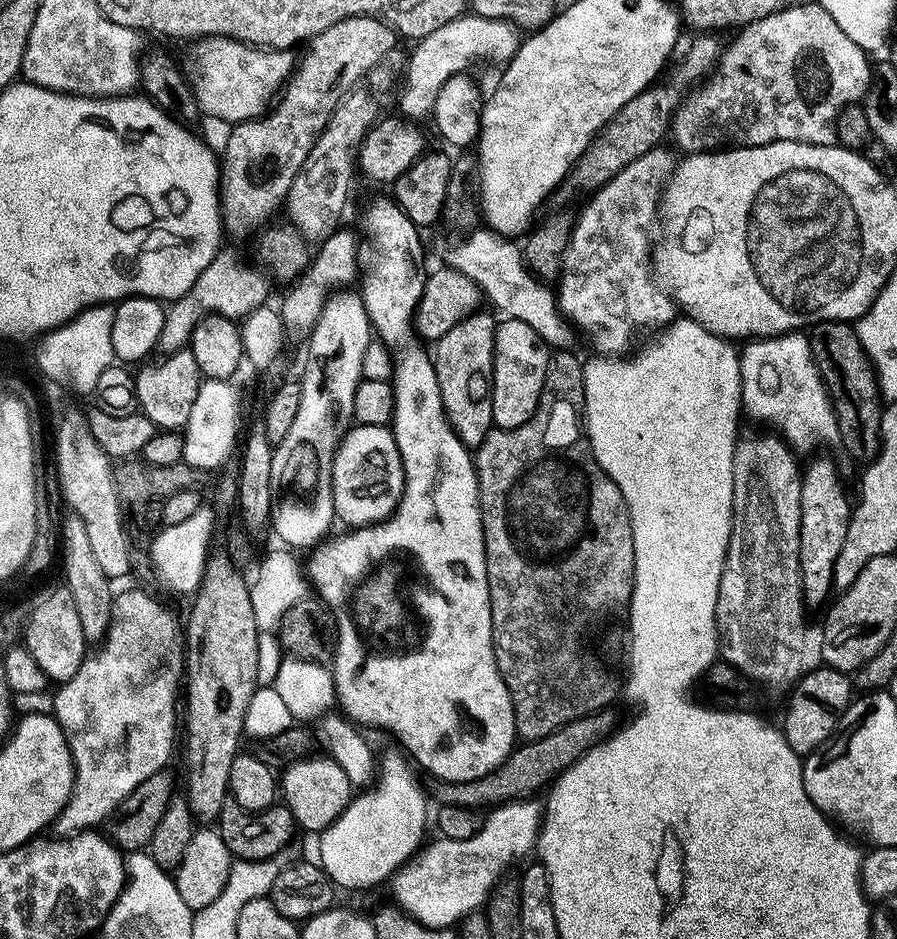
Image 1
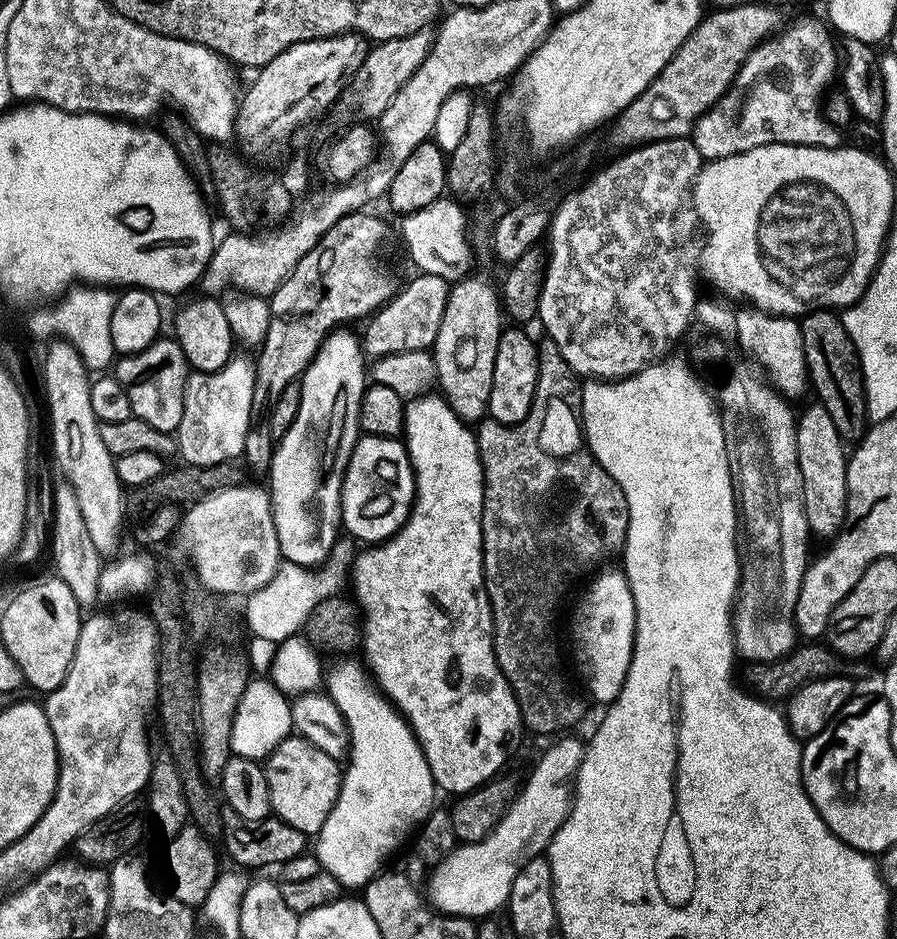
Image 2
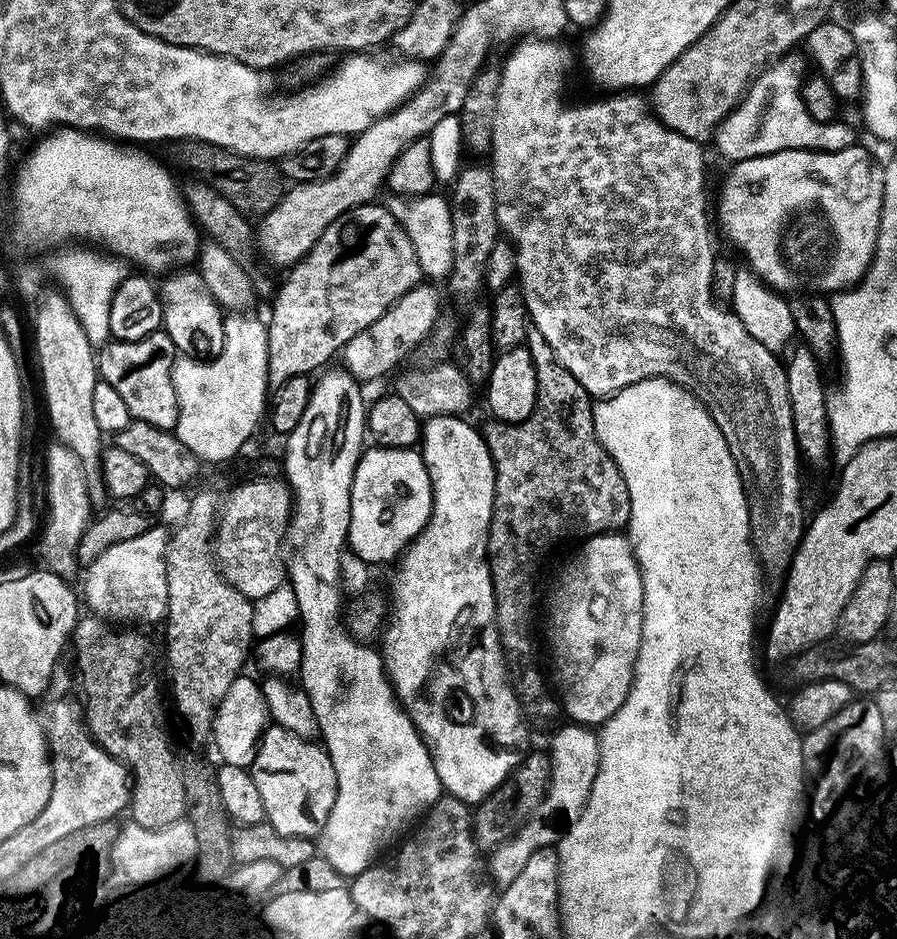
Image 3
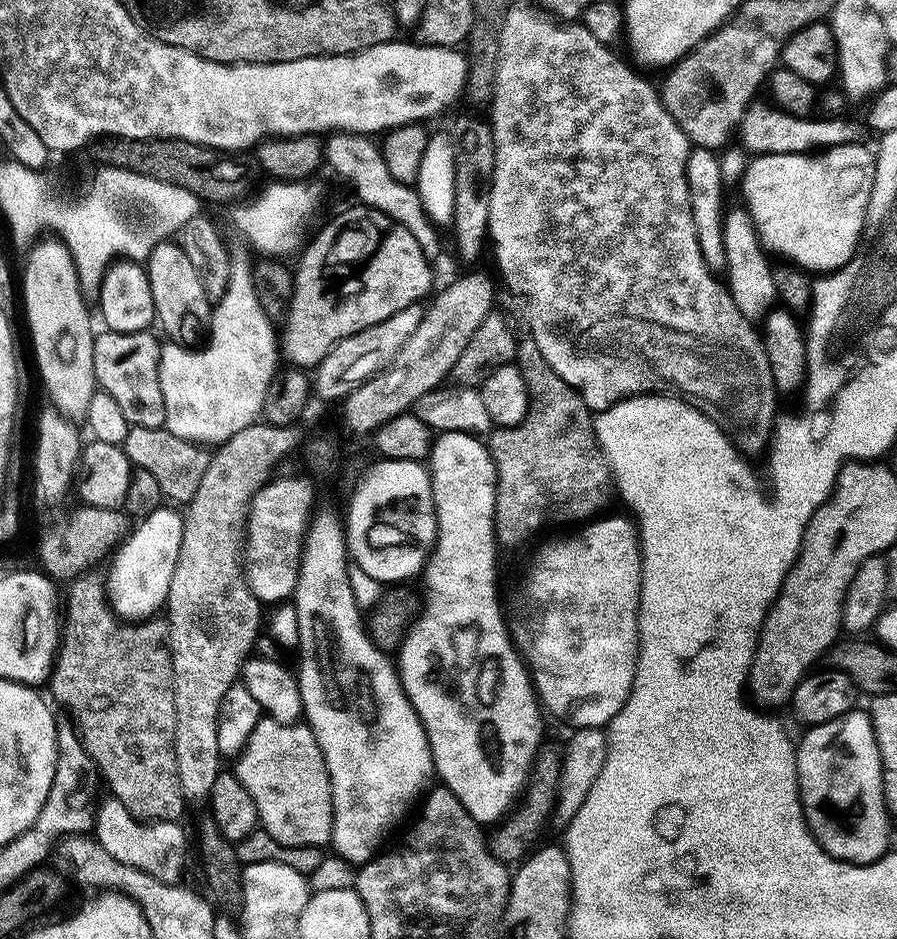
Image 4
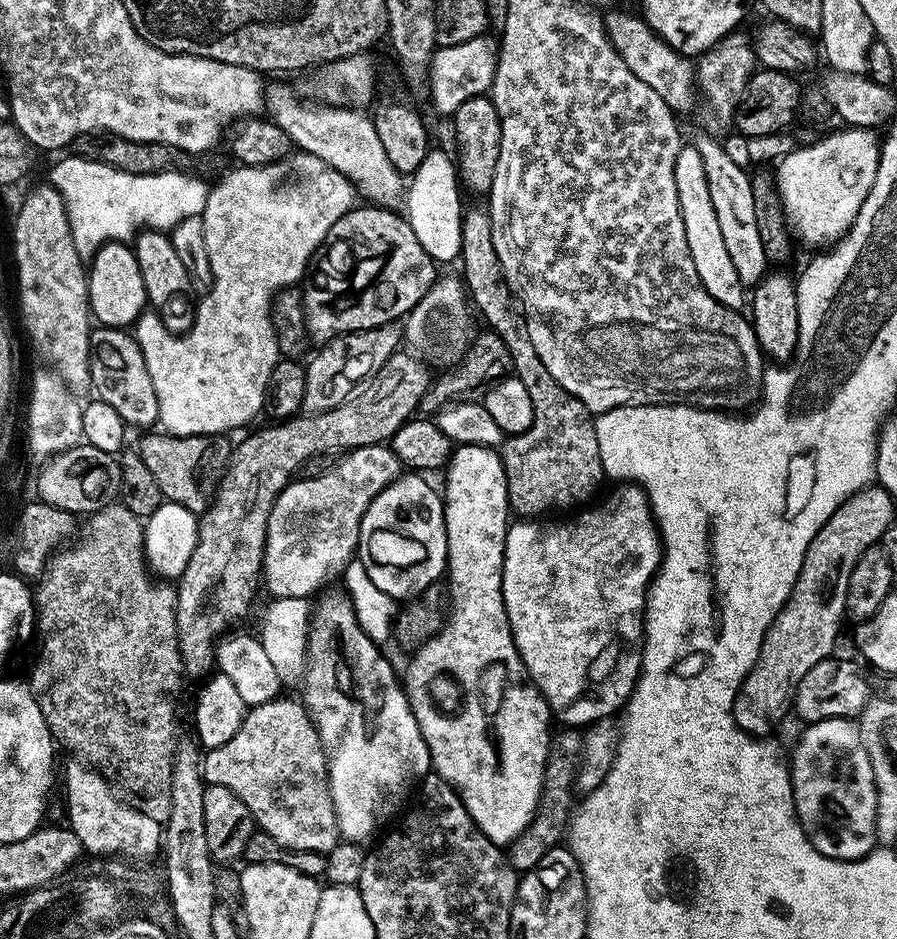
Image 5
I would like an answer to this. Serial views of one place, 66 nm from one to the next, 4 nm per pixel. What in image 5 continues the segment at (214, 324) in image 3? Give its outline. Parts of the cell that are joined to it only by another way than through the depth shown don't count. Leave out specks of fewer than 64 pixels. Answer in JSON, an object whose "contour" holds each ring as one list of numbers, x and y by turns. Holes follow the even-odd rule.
{"contour":[[141,231,134,240,134,251,138,258,138,266,142,270,142,282,146,282,149,305,175,336,185,336,196,325,197,305,194,300,192,304,192,279,186,266,182,266,182,258,178,258,178,250,174,250,171,235,163,231]]}

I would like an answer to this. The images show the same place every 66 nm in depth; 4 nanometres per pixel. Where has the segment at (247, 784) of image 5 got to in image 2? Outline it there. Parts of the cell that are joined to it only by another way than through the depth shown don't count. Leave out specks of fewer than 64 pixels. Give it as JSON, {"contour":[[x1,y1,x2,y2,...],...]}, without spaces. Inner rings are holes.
{"contour":[[289,738,277,746,276,751,266,760,266,771,268,774,268,785,272,791,273,813,282,821,300,832,303,836,316,838,320,835,323,824,330,818,335,804,339,800,342,768,341,765,329,754,324,754,322,750,314,746,310,741,303,738]]}

